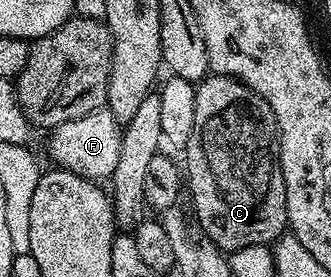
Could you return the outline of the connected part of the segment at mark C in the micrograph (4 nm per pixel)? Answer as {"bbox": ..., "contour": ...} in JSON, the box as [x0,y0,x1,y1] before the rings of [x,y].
{"bbox":[185,76,288,254],"contour":[[[204,76],[195,90],[195,121],[185,155],[185,188],[191,191],[191,204],[206,239],[230,254],[245,246],[270,245],[284,235],[288,223],[285,182],[279,161],[279,128],[269,102],[261,94],[234,76]]]}

